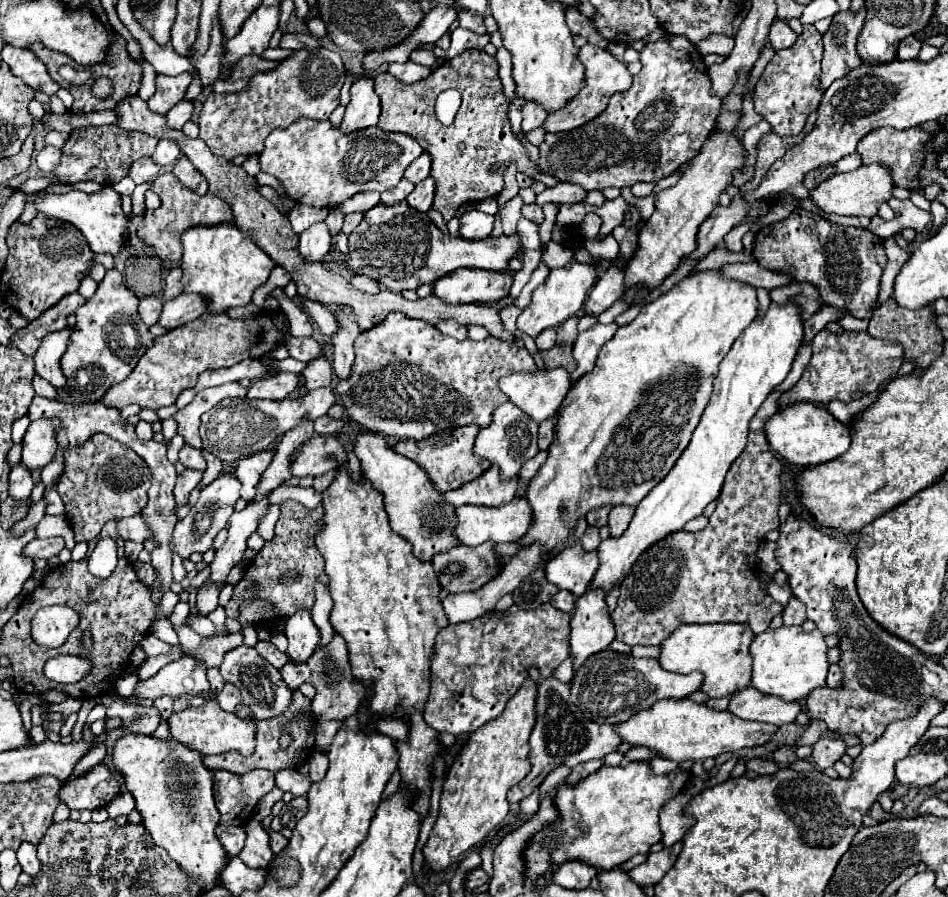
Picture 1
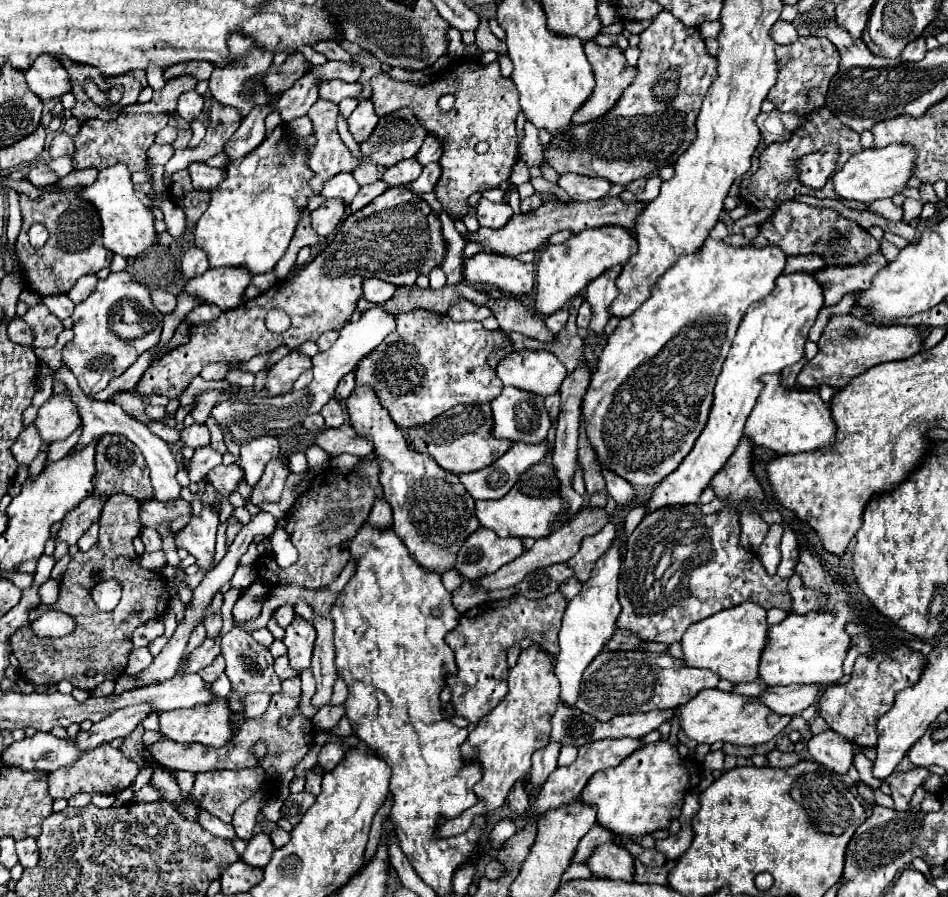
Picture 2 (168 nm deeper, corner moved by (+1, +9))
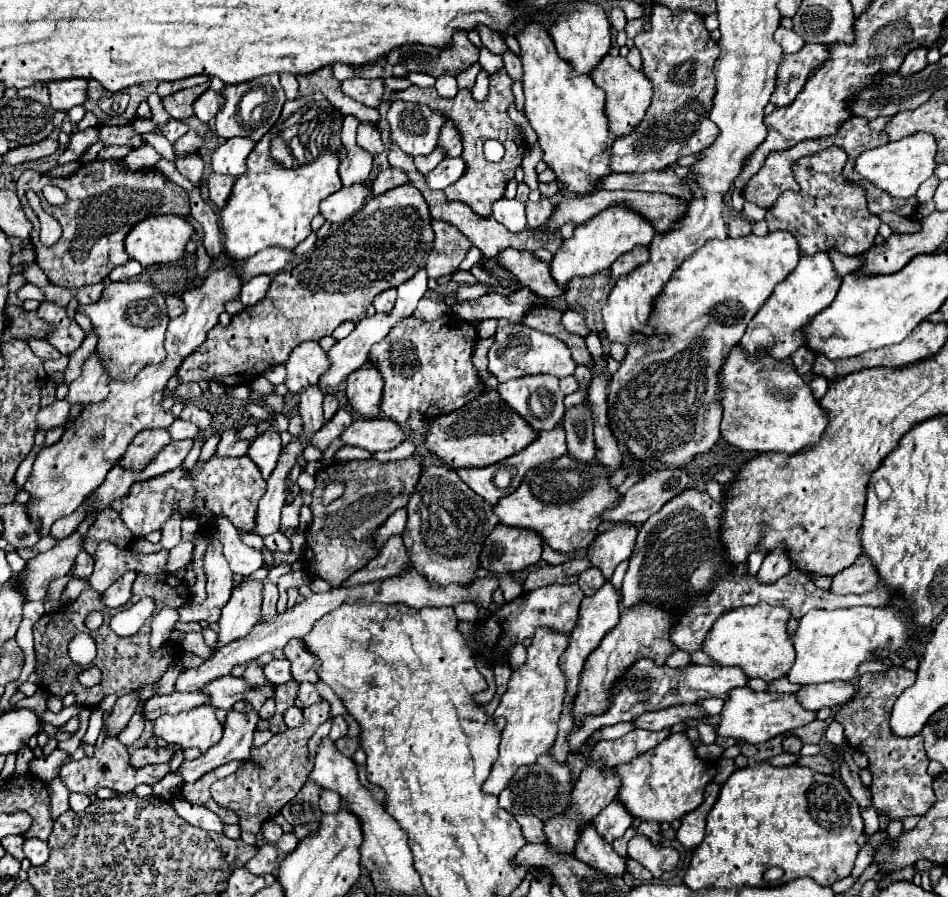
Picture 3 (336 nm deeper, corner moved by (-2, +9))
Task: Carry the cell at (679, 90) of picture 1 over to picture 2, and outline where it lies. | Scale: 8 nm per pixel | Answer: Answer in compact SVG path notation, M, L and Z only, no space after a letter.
M662 11L656 15L646 31L640 33L640 59L638 75L634 83L622 93L616 107L604 117L590 121L586 125L574 127L574 137L552 137L548 149L544 151L548 165L558 173L578 173L588 177L604 177L612 183L628 185L648 173L656 173L666 165L674 165L676 159L690 147L696 139L696 117L700 113L702 99L716 79L716 57L710 57L706 51L702 33L698 27L686 27L682 21L676 21L672 13Z

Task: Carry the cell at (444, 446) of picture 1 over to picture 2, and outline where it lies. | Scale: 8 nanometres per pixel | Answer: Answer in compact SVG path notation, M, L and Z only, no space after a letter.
M490 403L484 405L458 405L450 409L448 413L436 417L428 425L412 427L410 429L410 441L416 451L428 453L432 459L438 461L438 465L450 473L468 473L478 471L500 459L510 447L512 441L496 439L492 437L492 409Z

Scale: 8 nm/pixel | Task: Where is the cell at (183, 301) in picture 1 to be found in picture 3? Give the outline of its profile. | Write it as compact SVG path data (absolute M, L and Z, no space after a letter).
M285 249L259 251L257 255L253 255L241 263L241 267L239 267L241 285L247 283L249 279L253 279L255 275L271 275L271 273L285 269L289 265L289 259L291 259L291 253L287 253Z

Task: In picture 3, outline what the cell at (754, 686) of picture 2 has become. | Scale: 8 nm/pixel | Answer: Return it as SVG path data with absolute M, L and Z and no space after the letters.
M785 677L773 679L767 683L769 685L769 693L795 693L795 689L799 689L799 684L789 683Z

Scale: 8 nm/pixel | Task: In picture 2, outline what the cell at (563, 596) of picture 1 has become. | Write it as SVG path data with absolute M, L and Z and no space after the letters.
M570 577L570 579L560 587L560 591L566 595L566 599L576 597L576 595L580 593L580 589L582 589L582 581L578 581L576 577Z

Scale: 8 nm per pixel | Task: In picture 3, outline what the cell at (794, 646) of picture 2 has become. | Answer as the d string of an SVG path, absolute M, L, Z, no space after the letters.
M853 607L853 609L813 609L809 611L801 621L797 631L793 633L791 641L795 647L795 663L787 673L787 679L791 683L809 685L809 683L827 683L827 681L849 681L857 677L857 665L863 661L869 661L871 655L889 655L891 651L897 651L907 641L907 617L897 607Z

